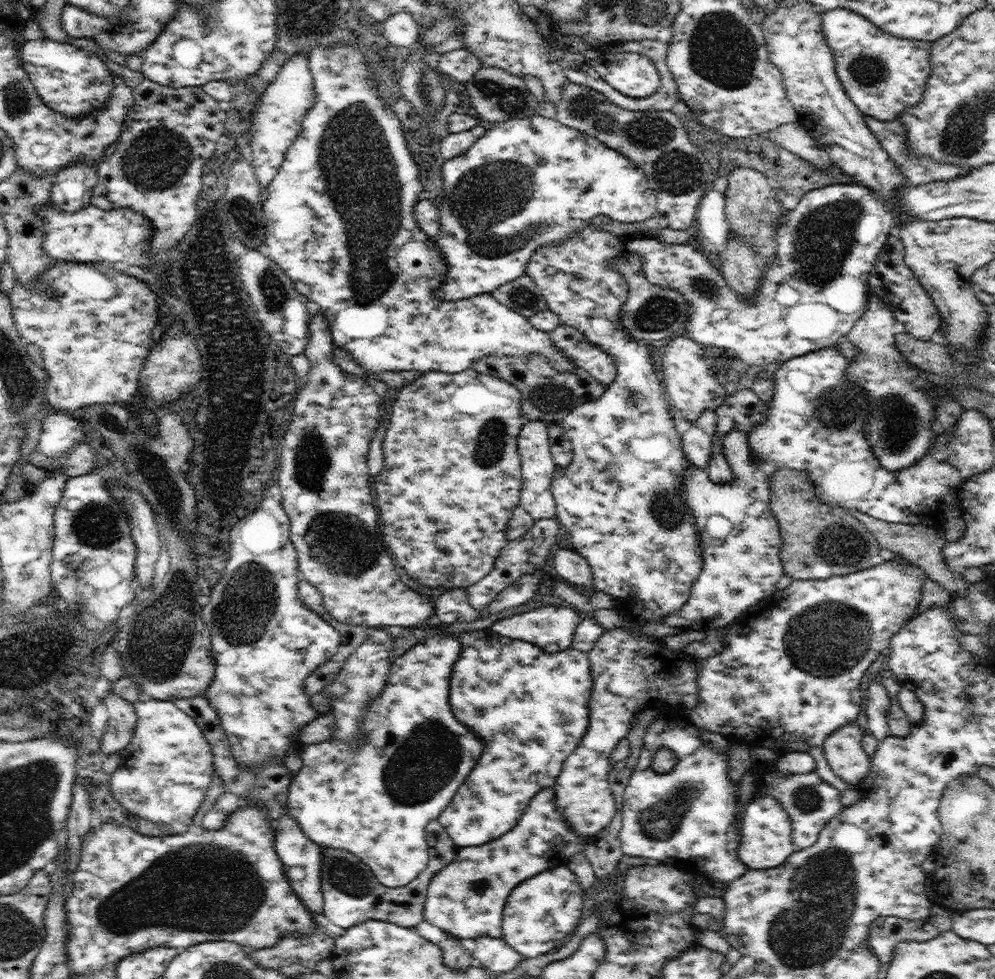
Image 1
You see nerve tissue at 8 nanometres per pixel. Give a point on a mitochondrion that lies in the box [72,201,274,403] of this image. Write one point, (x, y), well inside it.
(221, 298)

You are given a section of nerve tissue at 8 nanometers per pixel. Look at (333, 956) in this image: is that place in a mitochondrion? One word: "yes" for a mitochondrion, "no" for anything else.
no

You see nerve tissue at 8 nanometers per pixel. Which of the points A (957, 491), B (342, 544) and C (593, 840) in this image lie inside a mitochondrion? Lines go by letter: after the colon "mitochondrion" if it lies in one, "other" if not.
A: other
B: mitochondrion
C: other

